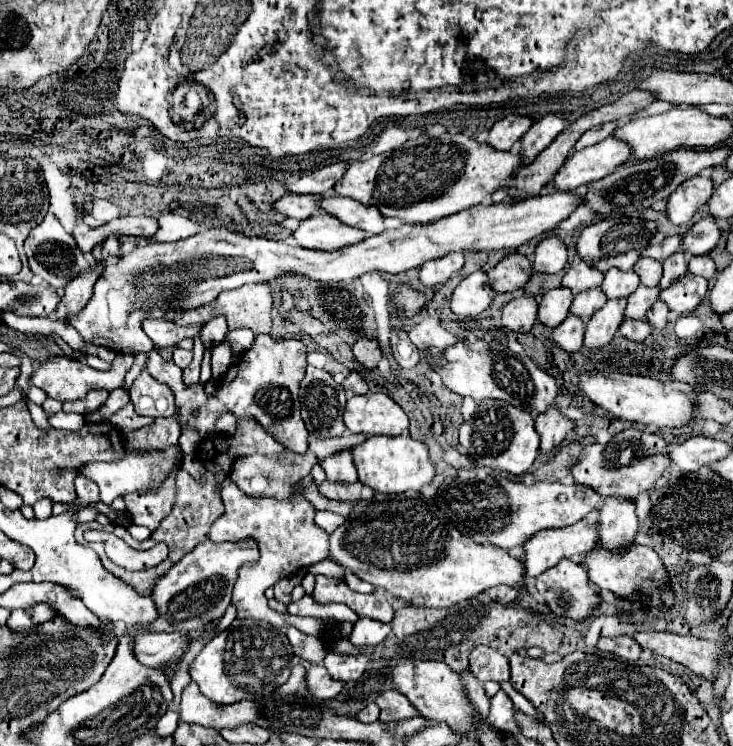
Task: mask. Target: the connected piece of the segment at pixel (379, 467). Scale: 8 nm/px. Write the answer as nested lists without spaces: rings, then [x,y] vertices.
[[[368,436],[354,448],[354,464],[358,468],[360,482],[368,484],[376,492],[406,492],[420,490],[434,480],[434,464],[428,456],[428,446],[412,436]]]

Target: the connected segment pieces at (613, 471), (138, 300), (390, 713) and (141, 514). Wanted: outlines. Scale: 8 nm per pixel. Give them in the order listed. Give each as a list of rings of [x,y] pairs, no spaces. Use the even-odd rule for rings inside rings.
[[[624,430],[616,434],[608,444],[590,444],[580,452],[578,462],[572,466],[570,474],[574,482],[594,488],[600,496],[622,496],[636,500],[640,492],[652,490],[656,480],[666,472],[666,446],[668,442],[652,432]],[[626,458],[626,462],[622,462]]]
[[[552,192],[518,204],[478,204],[438,222],[404,224],[394,230],[384,230],[362,240],[360,244],[334,252],[288,246],[272,238],[248,238],[226,228],[212,228],[168,244],[144,242],[136,248],[136,252],[126,254],[118,262],[104,268],[102,276],[94,284],[92,298],[80,312],[72,314],[68,322],[80,332],[88,346],[104,346],[136,356],[138,352],[150,352],[154,348],[152,340],[142,330],[142,322],[152,310],[150,302],[154,306],[154,318],[172,320],[176,312],[204,306],[224,290],[234,290],[248,282],[270,282],[286,272],[304,274],[322,282],[348,282],[372,270],[400,274],[410,268],[420,268],[426,260],[440,258],[448,252],[516,248],[530,242],[538,234],[554,230],[582,204],[584,196],[574,192]]]
[[[396,690],[382,692],[376,698],[376,704],[380,706],[380,720],[390,722],[390,720],[402,720],[402,718],[412,718],[418,714],[418,710]]]
[[[174,474],[164,482],[162,492],[142,496],[142,494],[124,494],[126,512],[132,524],[146,526],[150,532],[158,528],[158,524],[170,514],[174,504]]]

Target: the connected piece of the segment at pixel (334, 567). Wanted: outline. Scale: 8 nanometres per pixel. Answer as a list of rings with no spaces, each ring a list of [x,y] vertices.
[[[326,558],[326,560],[322,560],[322,562],[314,564],[314,566],[310,566],[308,572],[310,574],[326,574],[326,576],[342,576],[344,574],[344,570],[336,562],[332,562],[330,558]]]

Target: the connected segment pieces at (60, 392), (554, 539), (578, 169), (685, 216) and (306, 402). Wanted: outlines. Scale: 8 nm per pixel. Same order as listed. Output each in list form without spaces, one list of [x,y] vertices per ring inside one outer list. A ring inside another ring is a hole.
[[[50,356],[42,362],[38,362],[30,380],[32,380],[34,386],[42,388],[48,396],[52,396],[60,402],[66,402],[66,400],[84,398],[88,388],[106,388],[106,390],[120,388],[124,384],[124,374],[132,366],[132,360],[134,360],[132,356],[122,356],[122,358],[118,358],[118,362],[114,362],[114,366],[110,370],[100,372],[100,370],[94,370],[94,368],[86,366],[82,360],[72,360],[72,358],[66,358],[66,356]]]
[[[584,522],[558,530],[540,530],[522,544],[524,554],[518,560],[524,564],[524,576],[536,578],[550,566],[556,566],[560,558],[584,554],[592,550],[596,542],[598,532],[594,528],[586,528]]]
[[[608,136],[606,140],[574,152],[558,170],[552,188],[576,190],[612,174],[620,164],[630,160],[630,148],[624,142]]]
[[[694,176],[678,186],[668,198],[668,218],[672,224],[686,224],[704,204],[708,204],[714,192],[714,184],[710,178]]]
[[[314,366],[306,368],[306,376],[300,382],[302,418],[312,438],[342,436],[346,426],[342,422],[346,392],[334,382],[332,374]]]

